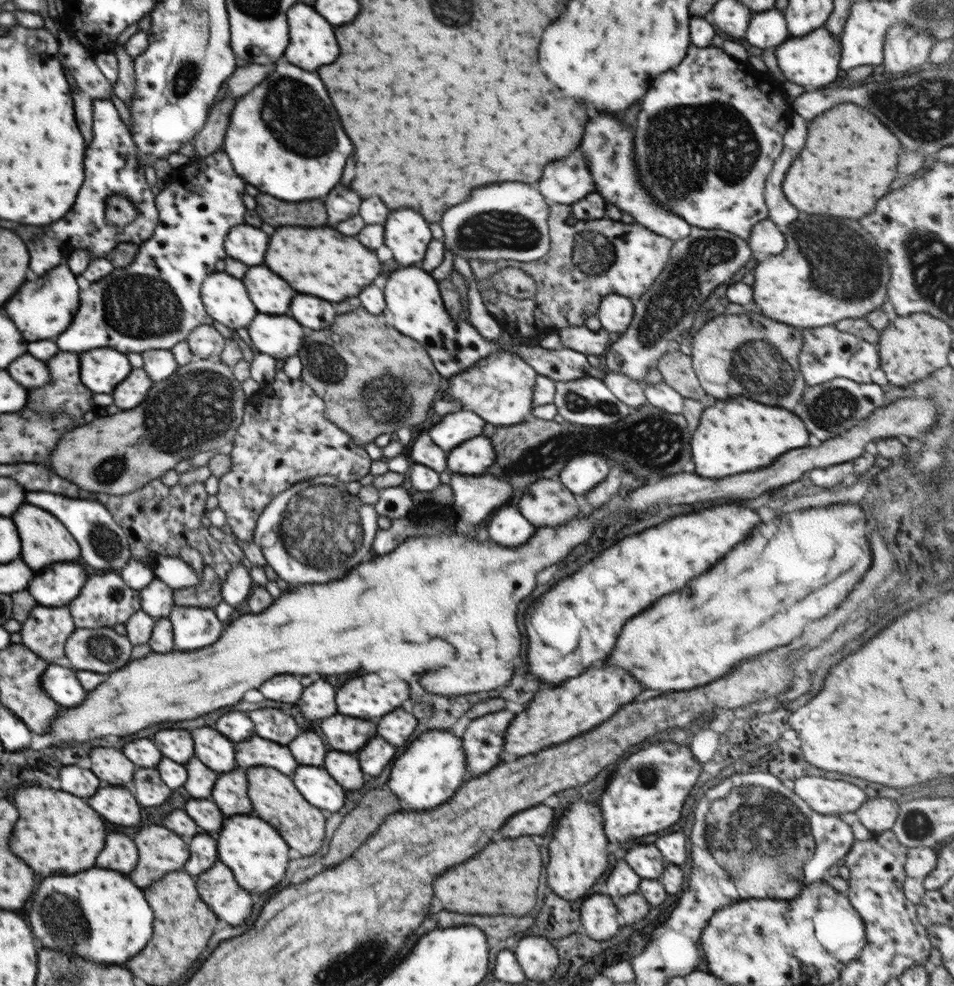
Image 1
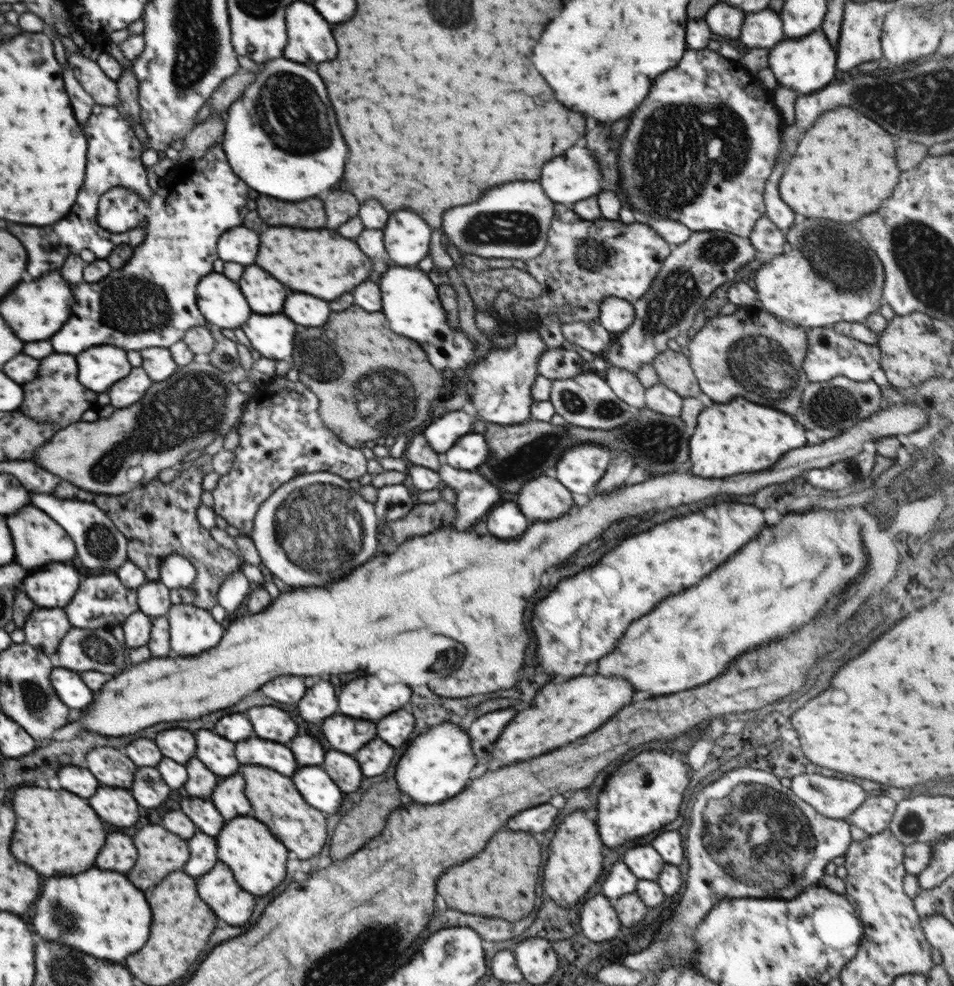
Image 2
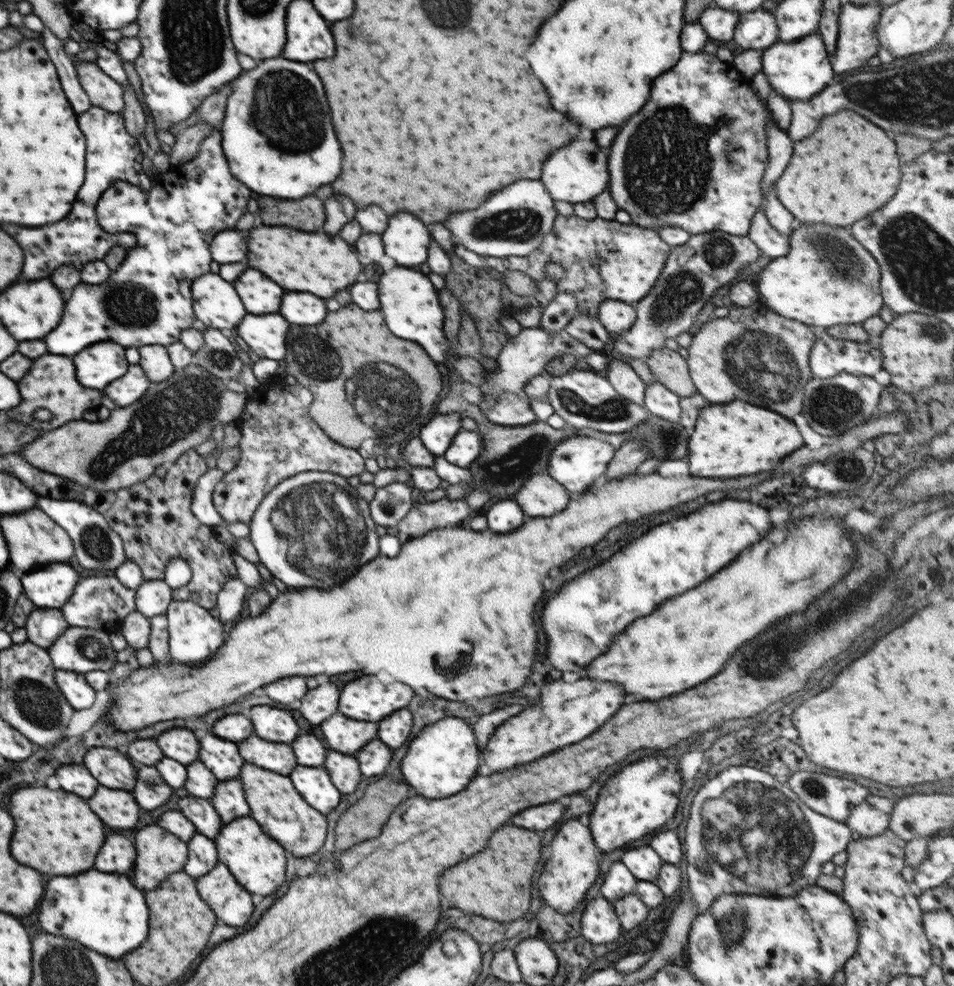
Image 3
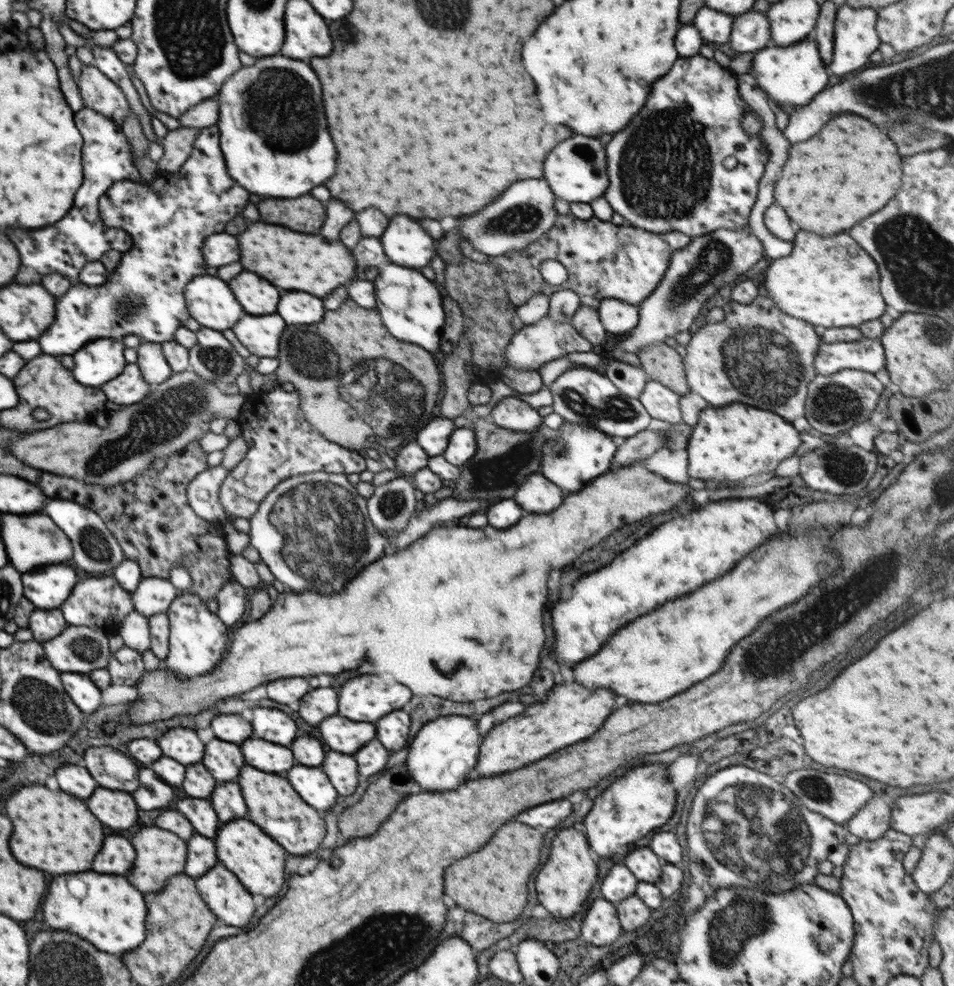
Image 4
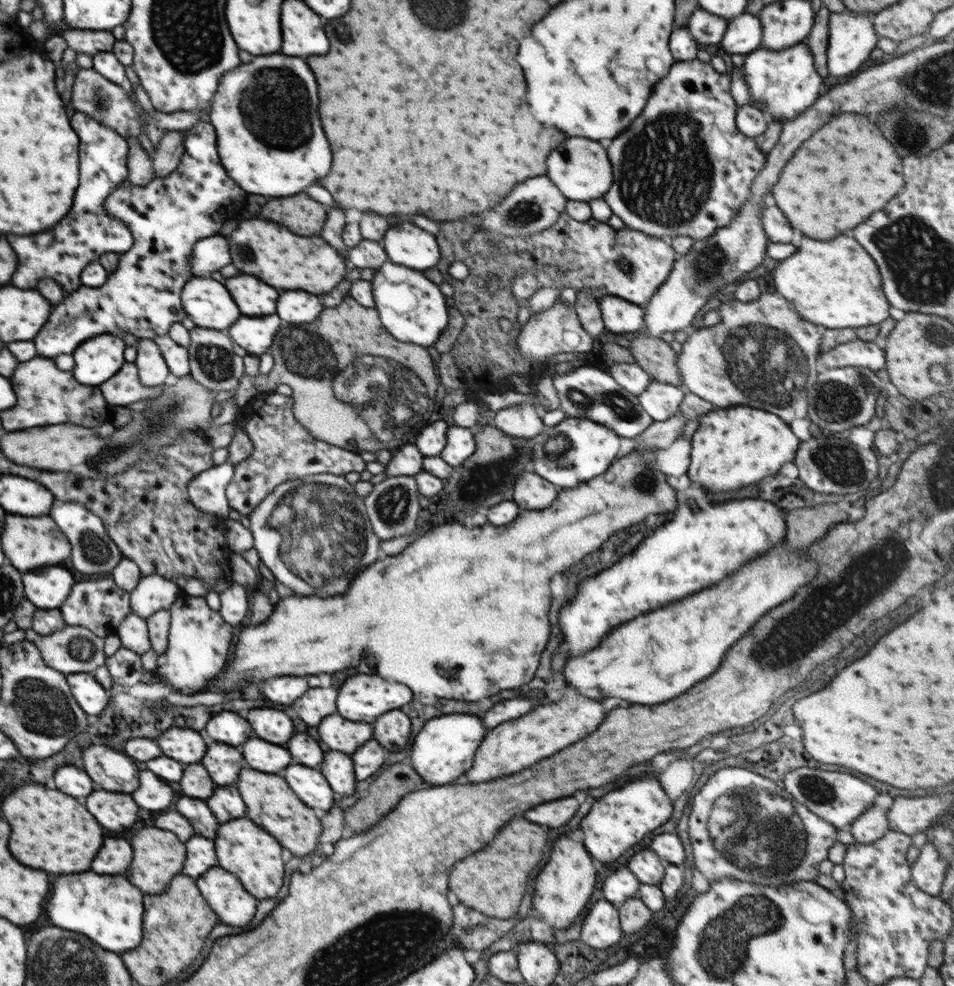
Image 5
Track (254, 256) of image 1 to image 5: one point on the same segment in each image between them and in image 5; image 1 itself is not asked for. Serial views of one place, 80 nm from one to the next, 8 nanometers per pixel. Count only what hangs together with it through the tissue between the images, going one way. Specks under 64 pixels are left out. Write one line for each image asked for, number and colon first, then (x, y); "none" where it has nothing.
2: (239, 244)
3: (228, 247)
4: (219, 249)
5: (210, 254)

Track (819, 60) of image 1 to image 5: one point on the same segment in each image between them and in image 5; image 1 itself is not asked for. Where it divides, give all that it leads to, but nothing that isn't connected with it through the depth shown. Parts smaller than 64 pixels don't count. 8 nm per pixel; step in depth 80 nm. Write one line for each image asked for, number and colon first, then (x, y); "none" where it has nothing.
2: (806, 65)
3: (798, 70)
4: (791, 76)
5: (783, 83)

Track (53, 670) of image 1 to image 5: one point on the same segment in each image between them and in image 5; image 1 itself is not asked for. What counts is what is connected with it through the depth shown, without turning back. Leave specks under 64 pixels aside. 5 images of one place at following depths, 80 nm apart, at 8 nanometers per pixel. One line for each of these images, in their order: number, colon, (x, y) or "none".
2: (69, 686)
3: (74, 686)
4: (84, 693)
5: (91, 696)

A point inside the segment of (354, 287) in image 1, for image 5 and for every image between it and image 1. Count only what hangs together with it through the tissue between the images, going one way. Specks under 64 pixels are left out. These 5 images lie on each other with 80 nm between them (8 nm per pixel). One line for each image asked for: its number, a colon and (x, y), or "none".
2: (320, 262)
3: (303, 261)
4: (290, 260)
5: (282, 259)

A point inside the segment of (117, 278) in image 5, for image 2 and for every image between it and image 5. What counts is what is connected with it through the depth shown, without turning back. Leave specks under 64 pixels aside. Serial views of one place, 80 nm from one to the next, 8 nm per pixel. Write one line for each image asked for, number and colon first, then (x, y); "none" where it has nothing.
2: (151, 302)
3: (147, 300)
4: (144, 296)

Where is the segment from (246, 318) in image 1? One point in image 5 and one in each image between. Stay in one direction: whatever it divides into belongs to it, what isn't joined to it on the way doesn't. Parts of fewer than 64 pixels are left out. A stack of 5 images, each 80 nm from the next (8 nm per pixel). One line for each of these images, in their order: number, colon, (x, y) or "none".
2: (218, 297)
3: (215, 302)
4: (209, 300)
5: (207, 302)

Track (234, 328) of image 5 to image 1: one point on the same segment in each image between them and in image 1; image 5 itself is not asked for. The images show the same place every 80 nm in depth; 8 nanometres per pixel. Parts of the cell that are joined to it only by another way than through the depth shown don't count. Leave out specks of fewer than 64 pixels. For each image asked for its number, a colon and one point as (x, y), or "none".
1: (279, 336)
2: (272, 337)
3: (265, 336)
4: (261, 335)

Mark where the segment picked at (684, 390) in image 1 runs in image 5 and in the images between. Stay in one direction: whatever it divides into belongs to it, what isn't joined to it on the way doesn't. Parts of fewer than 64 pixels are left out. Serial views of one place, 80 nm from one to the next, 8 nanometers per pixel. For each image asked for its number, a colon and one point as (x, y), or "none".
2: (673, 368)
3: (668, 367)
4: (662, 363)
5: (654, 355)

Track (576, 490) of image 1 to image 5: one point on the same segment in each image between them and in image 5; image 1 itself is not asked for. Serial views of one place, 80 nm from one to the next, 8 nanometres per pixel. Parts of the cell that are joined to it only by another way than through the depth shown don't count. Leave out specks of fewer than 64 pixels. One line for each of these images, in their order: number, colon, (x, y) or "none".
2: (579, 469)
3: (576, 463)
4: (572, 459)
5: (577, 449)

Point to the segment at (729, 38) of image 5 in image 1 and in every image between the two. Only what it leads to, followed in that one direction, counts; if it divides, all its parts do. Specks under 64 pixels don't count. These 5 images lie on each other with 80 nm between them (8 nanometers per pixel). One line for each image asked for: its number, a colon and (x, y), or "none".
1: (768, 29)
2: (764, 29)
3: (757, 30)
4: (751, 31)

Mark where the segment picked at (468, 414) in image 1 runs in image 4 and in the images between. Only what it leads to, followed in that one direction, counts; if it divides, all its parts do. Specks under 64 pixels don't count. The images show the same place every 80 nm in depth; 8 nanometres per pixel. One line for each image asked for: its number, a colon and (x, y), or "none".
2: (441, 435)
3: (437, 435)
4: (434, 437)

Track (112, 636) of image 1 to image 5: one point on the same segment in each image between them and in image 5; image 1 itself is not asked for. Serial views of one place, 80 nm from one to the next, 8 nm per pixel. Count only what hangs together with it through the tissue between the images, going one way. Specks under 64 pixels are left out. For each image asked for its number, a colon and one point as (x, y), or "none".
2: (80, 650)
3: (80, 650)
4: (81, 650)
5: (74, 649)

